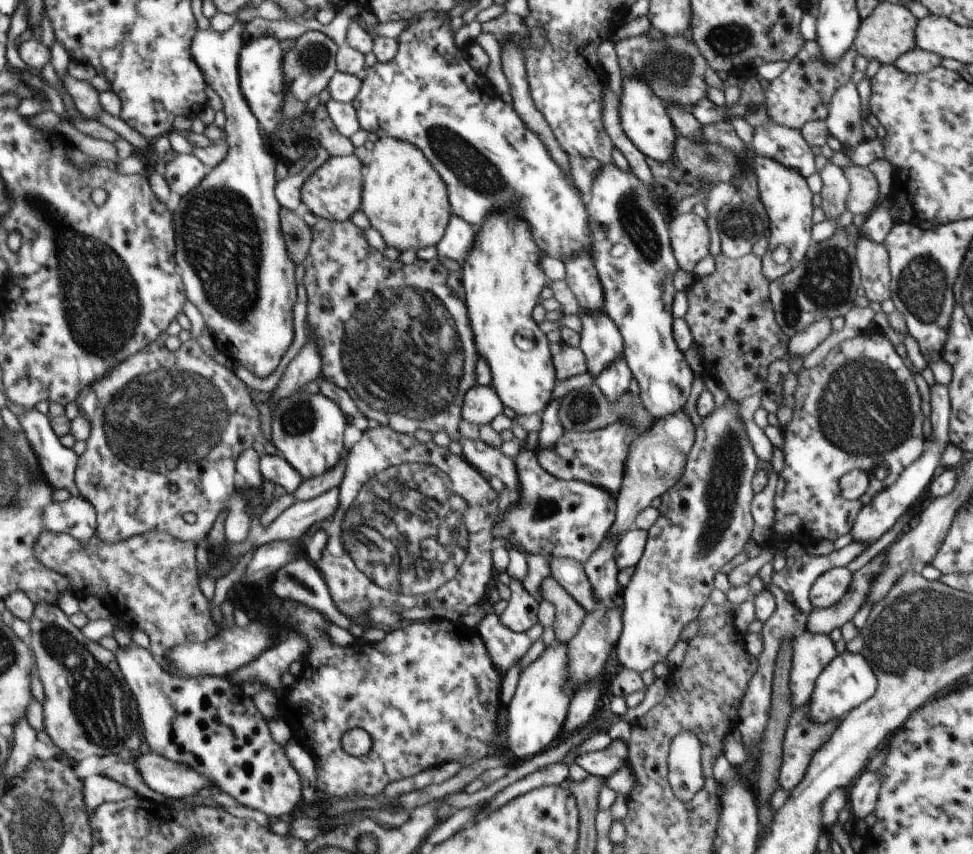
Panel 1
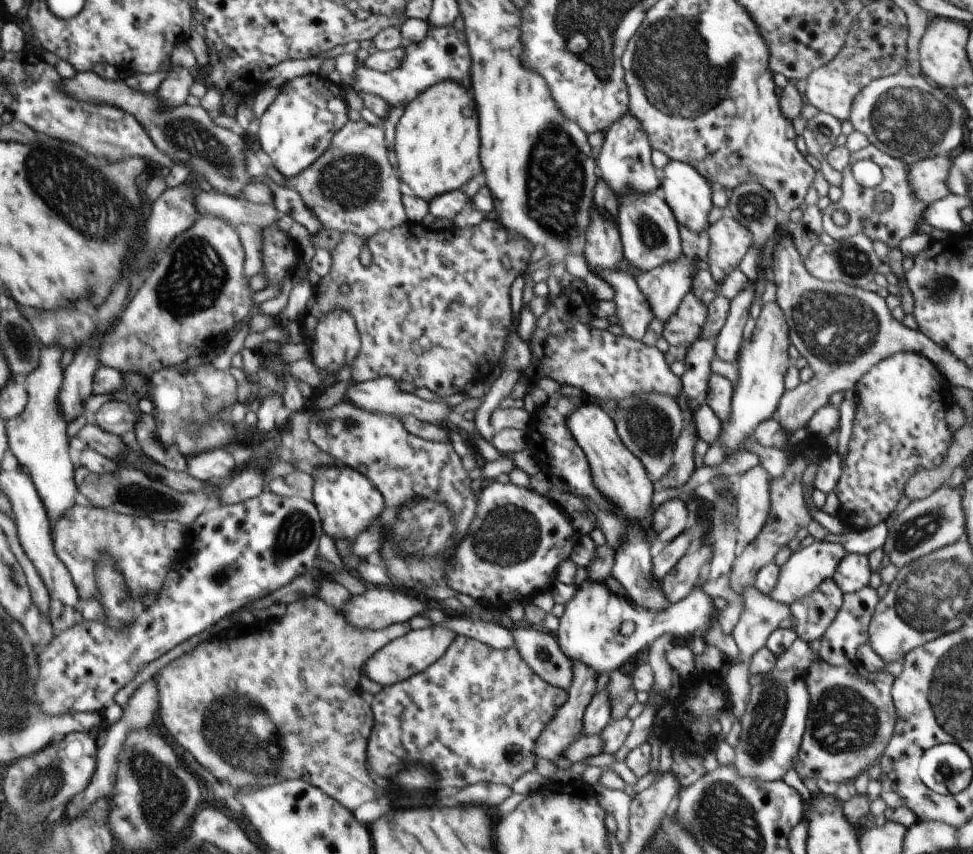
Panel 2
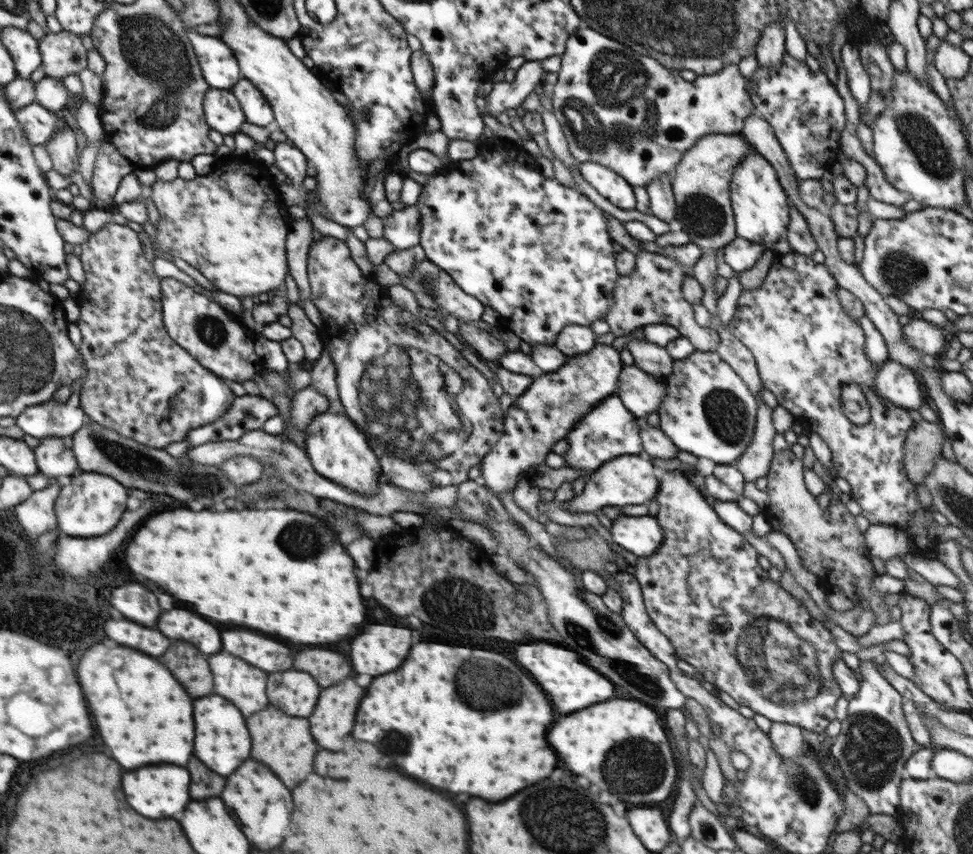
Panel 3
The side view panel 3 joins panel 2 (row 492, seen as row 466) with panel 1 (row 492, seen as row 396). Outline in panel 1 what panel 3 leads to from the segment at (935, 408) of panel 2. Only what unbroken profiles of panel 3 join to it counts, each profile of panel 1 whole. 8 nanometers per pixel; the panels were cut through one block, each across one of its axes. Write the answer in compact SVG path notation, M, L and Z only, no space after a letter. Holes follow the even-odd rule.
M865 332L832 348L817 367L803 367L796 374L793 417L781 427L784 468L777 474L778 483L774 492L776 522L772 534L792 534L796 514L802 522L802 528L812 538L834 543L840 536L851 533L856 516L876 494L886 486L892 486L900 472L918 460L927 444L922 432L926 416L922 412L922 398L914 380L914 372L901 348L894 347L884 333ZM855 469L868 474L868 490L859 500L844 500L839 486L840 478Z

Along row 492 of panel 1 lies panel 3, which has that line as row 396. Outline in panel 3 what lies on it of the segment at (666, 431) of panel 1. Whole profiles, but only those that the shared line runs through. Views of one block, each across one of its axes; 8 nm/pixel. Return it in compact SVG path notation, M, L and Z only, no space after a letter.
M635 365L622 368L616 394L624 407L638 420L659 412L660 404L668 394L668 384L664 384L661 378L648 375Z

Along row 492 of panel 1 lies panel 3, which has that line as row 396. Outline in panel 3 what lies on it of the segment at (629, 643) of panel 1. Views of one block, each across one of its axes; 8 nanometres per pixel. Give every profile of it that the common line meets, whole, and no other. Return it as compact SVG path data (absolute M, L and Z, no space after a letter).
M695 351L683 360L675 360L667 377L668 394L660 404L660 425L664 434L679 448L697 456L702 463L734 464L751 443L758 413L758 403L748 386L716 352Z

